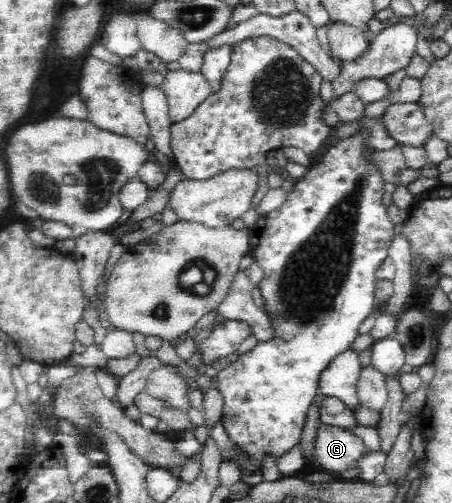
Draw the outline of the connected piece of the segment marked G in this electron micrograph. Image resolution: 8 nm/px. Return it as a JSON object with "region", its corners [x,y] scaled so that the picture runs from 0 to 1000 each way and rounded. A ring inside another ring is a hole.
{"region":[[[710,843],[690,879],[692,918],[688,922],[708,930],[708,938],[750,944],[757,936],[792,930],[792,917],[812,901],[799,869],[777,863],[777,857],[752,847]]]}

